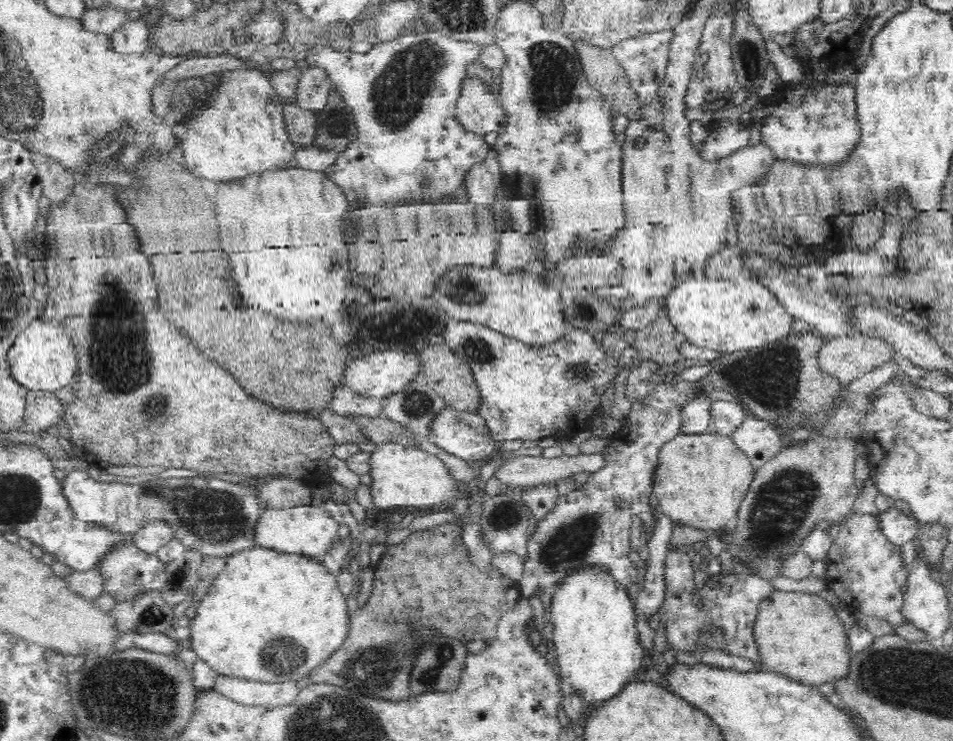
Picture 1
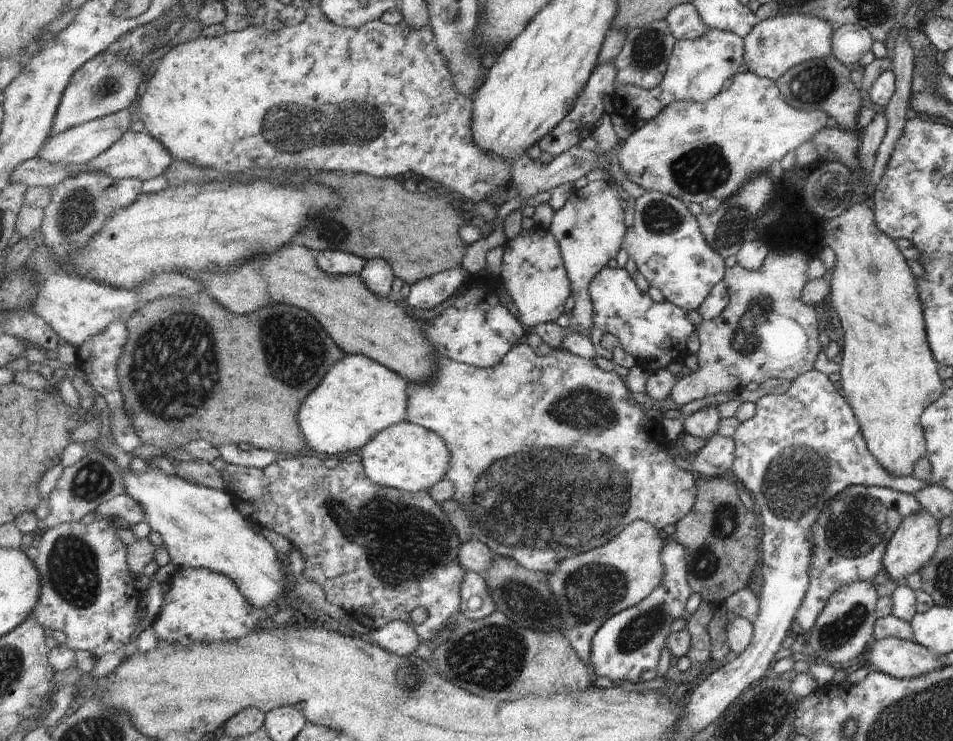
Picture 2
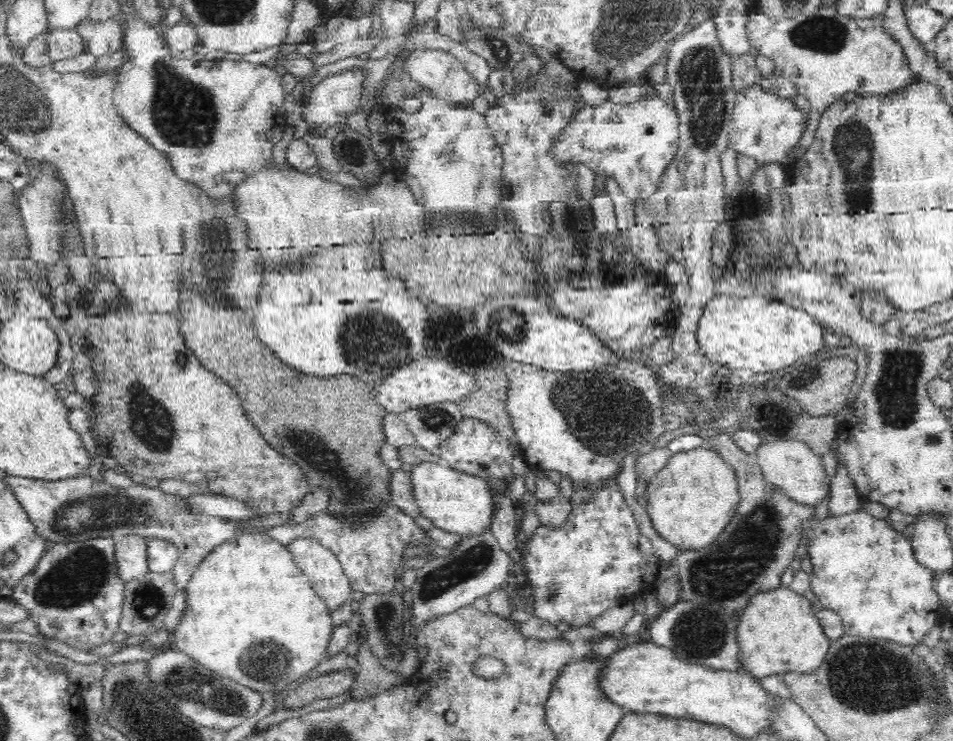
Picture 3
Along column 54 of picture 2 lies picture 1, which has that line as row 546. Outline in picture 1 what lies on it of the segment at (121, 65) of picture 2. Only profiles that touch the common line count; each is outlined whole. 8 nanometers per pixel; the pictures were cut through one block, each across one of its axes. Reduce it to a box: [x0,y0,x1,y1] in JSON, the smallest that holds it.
[98,543,166,602]

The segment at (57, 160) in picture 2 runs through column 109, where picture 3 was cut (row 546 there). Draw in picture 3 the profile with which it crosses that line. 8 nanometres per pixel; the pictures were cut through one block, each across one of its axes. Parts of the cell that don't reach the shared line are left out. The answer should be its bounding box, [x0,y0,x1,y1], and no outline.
[115,535,149,583]

